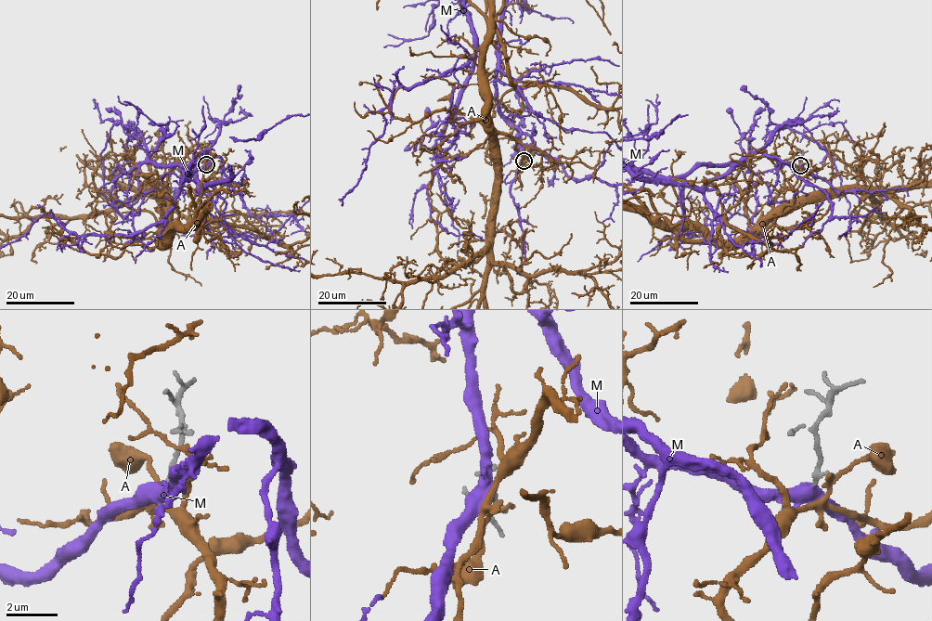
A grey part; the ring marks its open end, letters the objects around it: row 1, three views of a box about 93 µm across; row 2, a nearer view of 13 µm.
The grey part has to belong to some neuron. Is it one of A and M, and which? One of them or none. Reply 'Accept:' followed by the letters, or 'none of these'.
Accept: M

